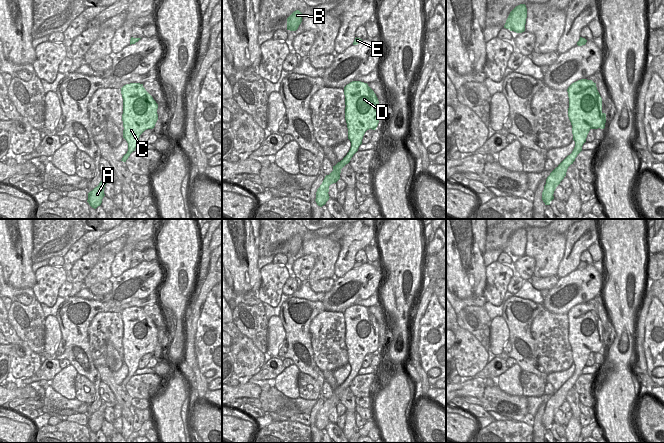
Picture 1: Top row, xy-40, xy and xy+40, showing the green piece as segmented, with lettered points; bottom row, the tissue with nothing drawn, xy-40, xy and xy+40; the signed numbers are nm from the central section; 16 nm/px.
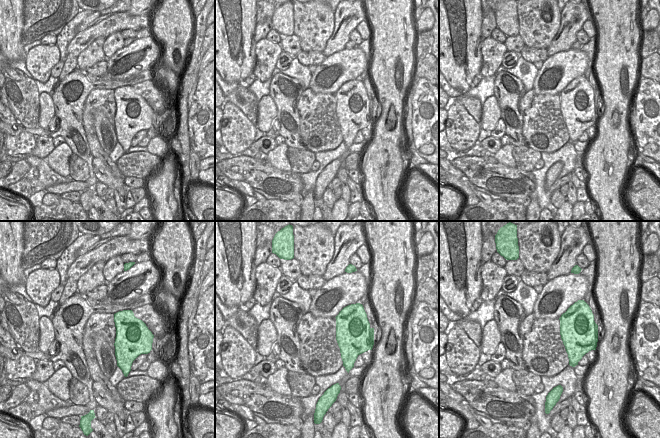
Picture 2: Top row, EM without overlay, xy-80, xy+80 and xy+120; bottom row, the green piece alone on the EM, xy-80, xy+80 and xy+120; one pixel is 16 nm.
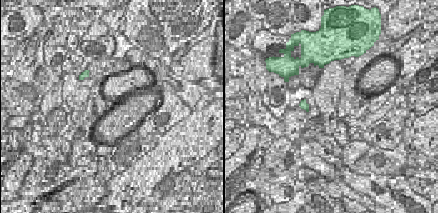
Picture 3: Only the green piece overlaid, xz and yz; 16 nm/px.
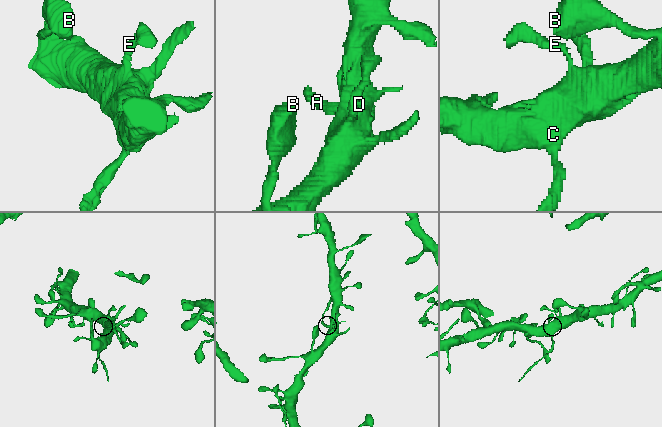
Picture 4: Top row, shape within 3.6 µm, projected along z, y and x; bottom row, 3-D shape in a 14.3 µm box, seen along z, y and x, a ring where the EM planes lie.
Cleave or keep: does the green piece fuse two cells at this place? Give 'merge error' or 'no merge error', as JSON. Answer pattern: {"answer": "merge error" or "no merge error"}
{"answer": "merge error"}

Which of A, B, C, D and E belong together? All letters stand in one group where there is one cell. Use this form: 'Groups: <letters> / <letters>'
Groups: A / B C D E.

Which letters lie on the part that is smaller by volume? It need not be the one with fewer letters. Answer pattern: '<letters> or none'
A

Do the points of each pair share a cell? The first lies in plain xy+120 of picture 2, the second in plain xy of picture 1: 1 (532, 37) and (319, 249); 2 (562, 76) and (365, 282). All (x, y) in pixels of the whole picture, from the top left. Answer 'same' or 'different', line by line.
1: same
2: same

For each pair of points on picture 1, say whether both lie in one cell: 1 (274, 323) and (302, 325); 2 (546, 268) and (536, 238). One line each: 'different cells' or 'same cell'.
1: different cells
2: same cell

